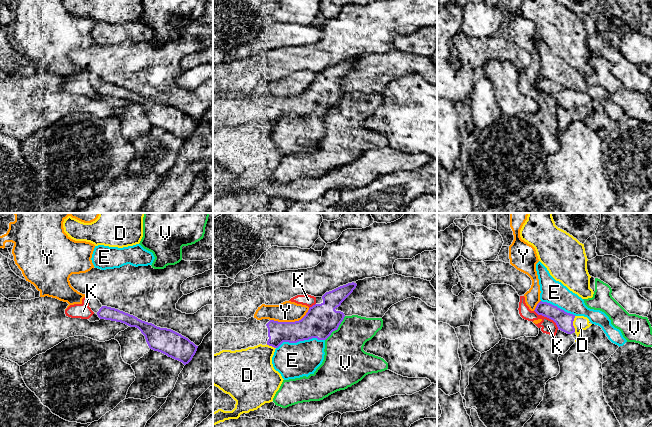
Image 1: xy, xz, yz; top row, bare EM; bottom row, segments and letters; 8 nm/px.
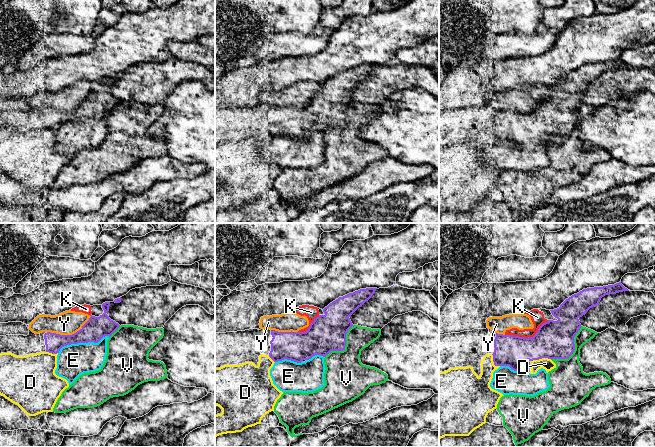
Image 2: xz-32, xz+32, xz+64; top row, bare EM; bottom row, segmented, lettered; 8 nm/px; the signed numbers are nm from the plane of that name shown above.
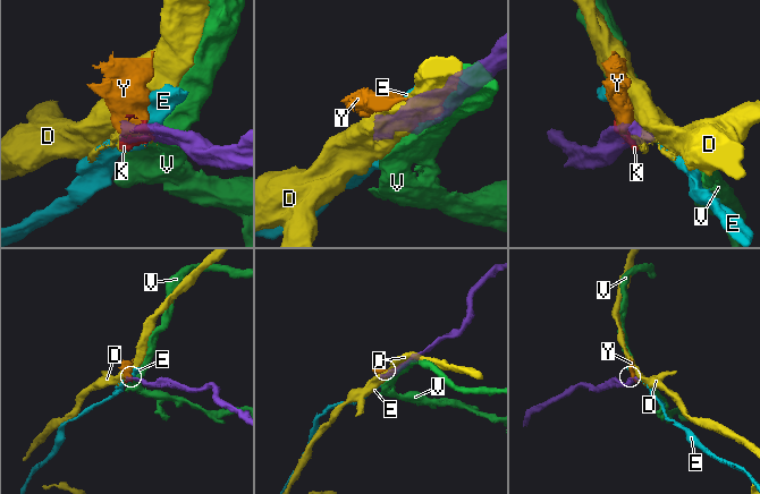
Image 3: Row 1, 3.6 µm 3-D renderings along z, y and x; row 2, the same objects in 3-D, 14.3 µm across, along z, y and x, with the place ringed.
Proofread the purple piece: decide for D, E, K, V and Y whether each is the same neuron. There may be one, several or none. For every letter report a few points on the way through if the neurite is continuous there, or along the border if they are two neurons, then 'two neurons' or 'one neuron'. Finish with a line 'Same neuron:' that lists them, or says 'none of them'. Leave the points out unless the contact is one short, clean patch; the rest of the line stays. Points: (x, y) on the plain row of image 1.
D: two neurons
E: two neurons
K: along yz (534, 86), (538, 90), (550, 94), (558, 104) | two neurons
V: along xz (345, 92), (339, 102), (325, 116) | two neurons
Y: two neurons
Same neuron: none of them

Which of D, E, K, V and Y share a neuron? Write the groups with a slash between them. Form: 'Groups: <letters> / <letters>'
Groups: D / E / K Y / V

